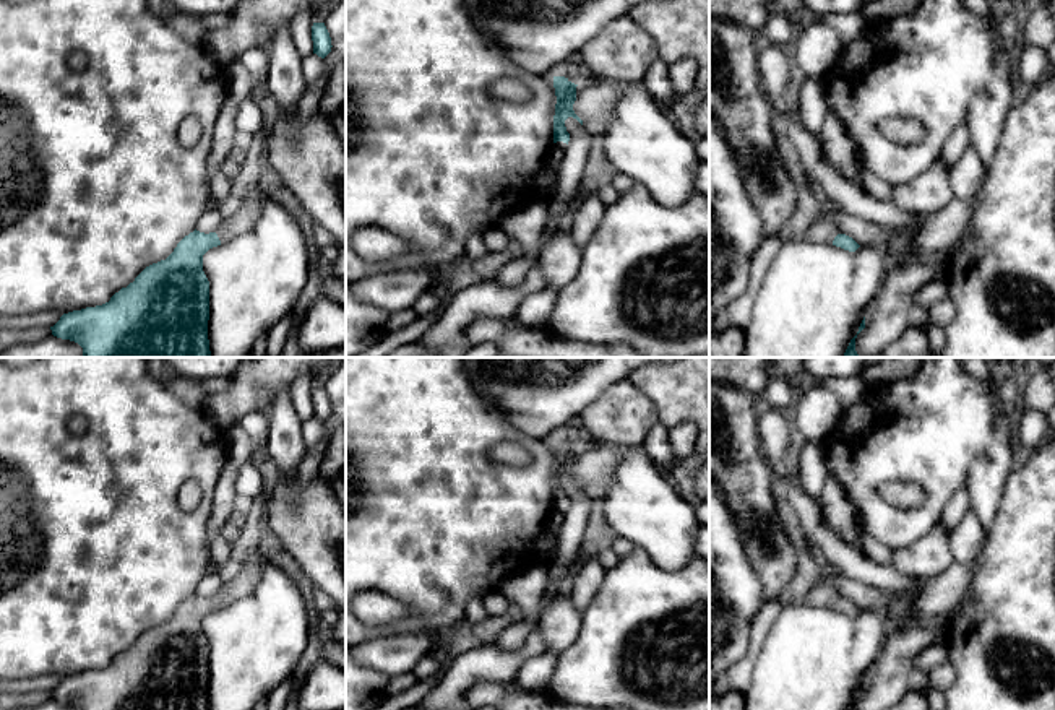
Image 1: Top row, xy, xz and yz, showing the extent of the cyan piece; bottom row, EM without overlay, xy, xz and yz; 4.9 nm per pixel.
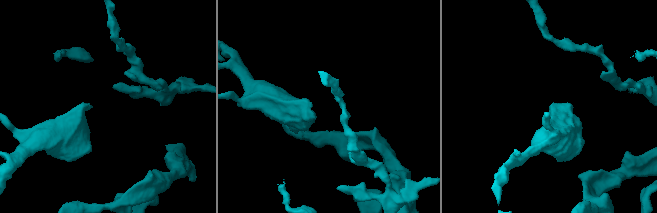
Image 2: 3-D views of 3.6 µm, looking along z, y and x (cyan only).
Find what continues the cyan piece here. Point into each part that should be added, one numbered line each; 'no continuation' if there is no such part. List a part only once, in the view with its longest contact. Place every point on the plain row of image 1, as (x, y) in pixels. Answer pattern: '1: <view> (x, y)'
1: xz (594, 467)

